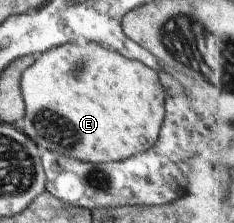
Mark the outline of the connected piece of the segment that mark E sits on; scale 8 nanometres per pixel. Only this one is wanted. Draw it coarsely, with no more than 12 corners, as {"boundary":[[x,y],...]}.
{"boundary":[[102,44],[21,74],[22,132],[80,162],[147,151],[157,72]]}

